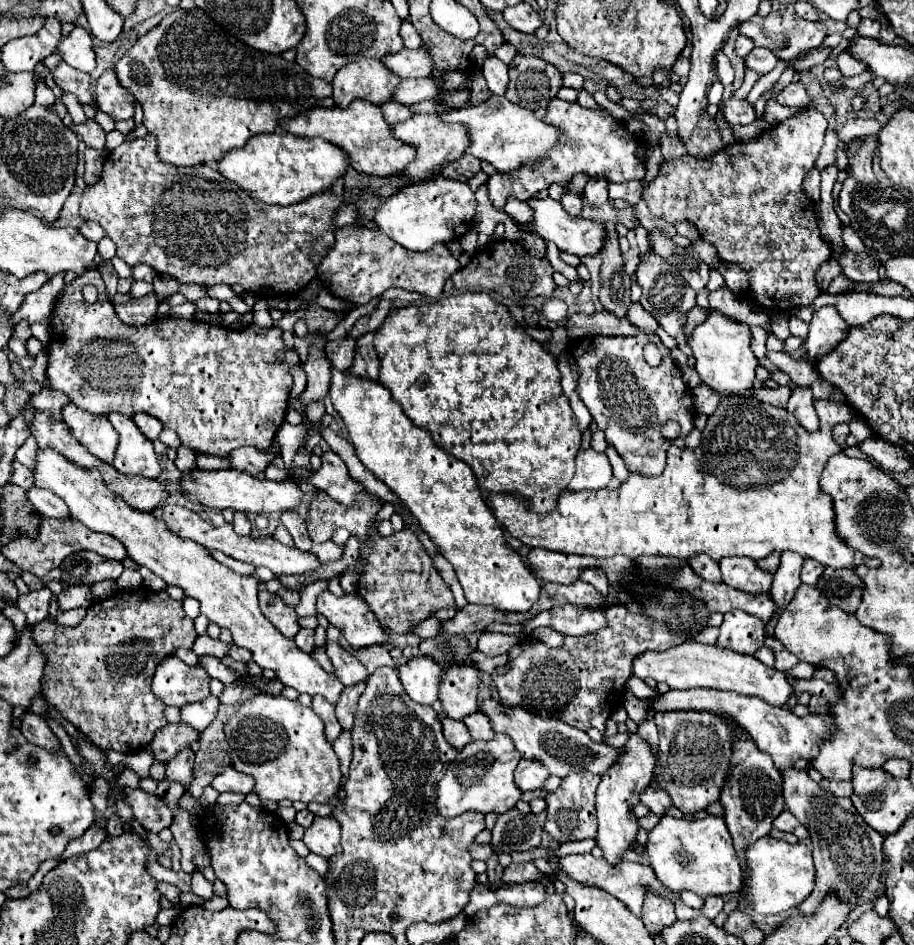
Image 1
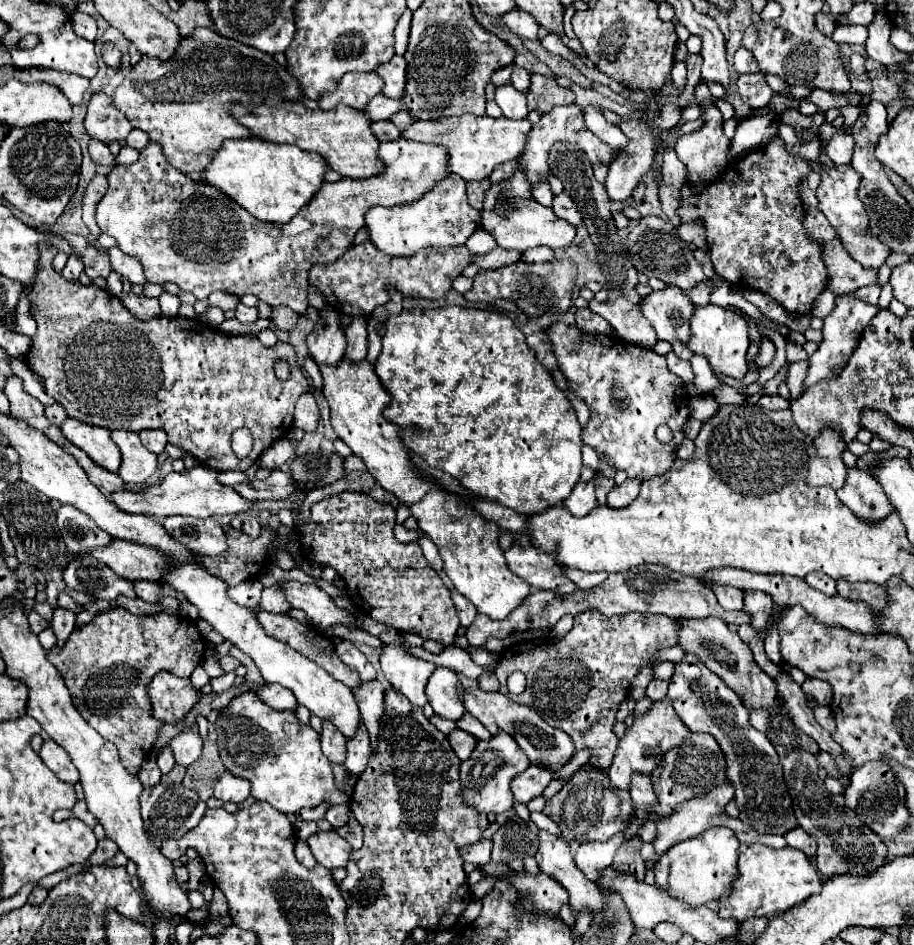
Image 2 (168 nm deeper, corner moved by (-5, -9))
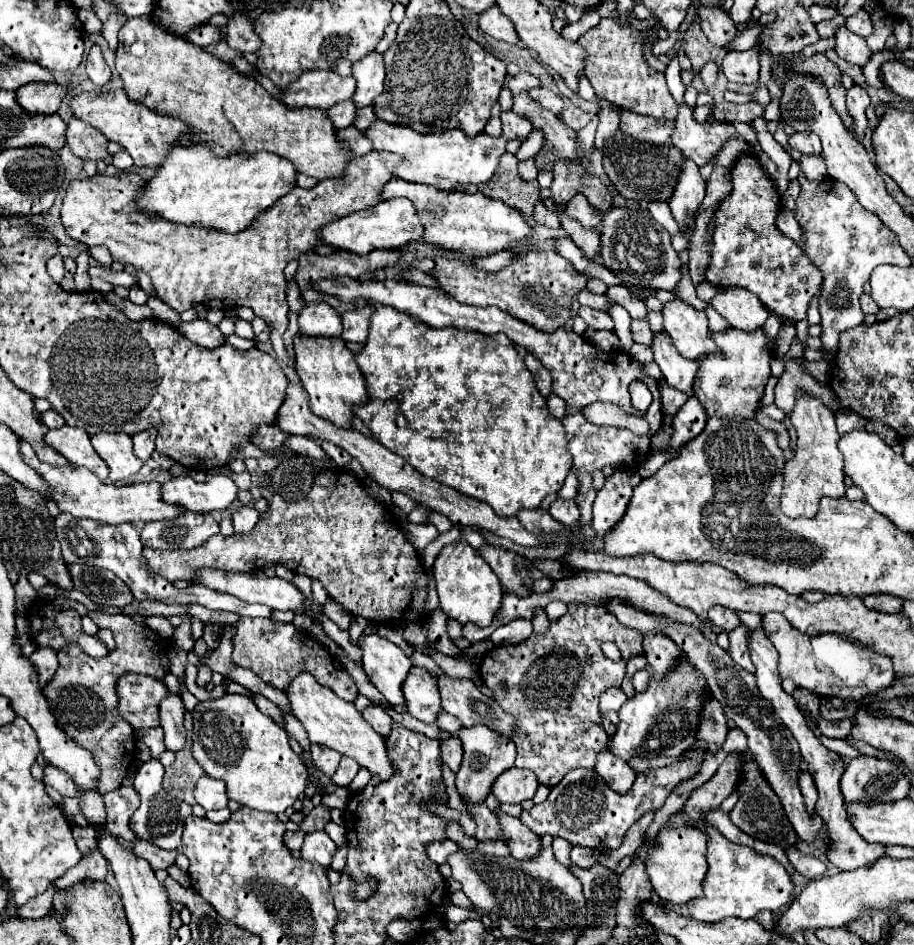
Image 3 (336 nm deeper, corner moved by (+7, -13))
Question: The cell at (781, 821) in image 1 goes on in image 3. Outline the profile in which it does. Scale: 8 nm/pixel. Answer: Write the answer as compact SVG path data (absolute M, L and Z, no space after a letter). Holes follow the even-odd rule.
M788 847L788 849L786 849L786 855L788 855L790 863L794 865L794 869L796 869L800 875L804 875L806 879L818 879L818 877L822 877L824 871L826 871L826 863L822 863L822 861L818 861L818 859L814 859L814 857L802 855L796 847Z

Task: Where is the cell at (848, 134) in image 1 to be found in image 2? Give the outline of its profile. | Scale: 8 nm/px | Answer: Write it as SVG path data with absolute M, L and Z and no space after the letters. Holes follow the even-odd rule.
M836 135L836 137L828 143L828 147L826 147L828 157L830 157L836 165L846 165L846 163L850 163L852 151L854 151L854 139L852 139L852 135Z

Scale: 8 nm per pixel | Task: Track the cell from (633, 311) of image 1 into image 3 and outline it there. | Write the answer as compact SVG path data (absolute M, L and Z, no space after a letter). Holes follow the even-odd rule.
M580 307L580 317L586 321L586 325L590 329L608 329L608 331L614 329L612 317L608 317L608 313L604 313L604 311L594 311L594 309L588 309L588 307Z

